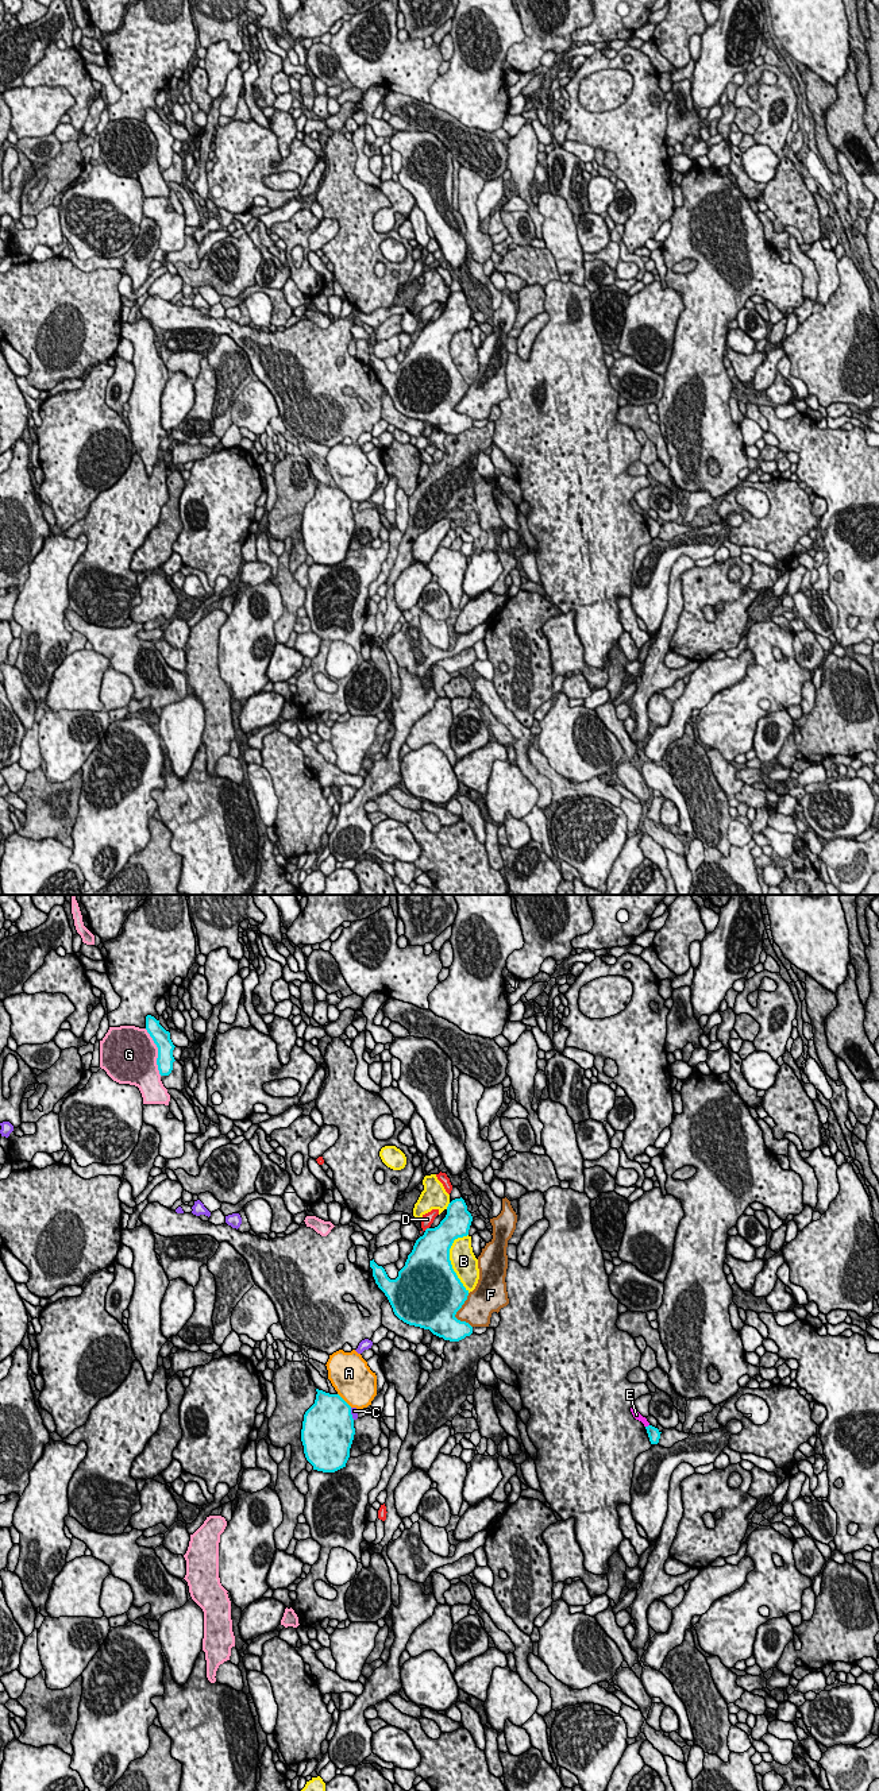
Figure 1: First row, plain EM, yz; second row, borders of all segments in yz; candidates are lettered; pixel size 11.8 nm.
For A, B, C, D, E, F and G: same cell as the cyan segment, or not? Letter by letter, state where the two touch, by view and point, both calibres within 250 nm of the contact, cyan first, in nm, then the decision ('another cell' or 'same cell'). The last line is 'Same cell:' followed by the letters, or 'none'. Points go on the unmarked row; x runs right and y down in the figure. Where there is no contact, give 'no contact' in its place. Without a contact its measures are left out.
A: yz (343, 493) | 500/480 nm | another cell
B: yz (448, 352) | 500/300 nm | another cell
C: yz (350, 506) | 550/90 nm | another cell
D: yz (427, 321) | 400/140 nm | another cell
E: yz (648, 518) | 140/90 nm | another cell
F: yz (455, 406) | 500/340 nm | another cell
G: yz (158, 145) | 200/460 nm | another cell
Same cell: none

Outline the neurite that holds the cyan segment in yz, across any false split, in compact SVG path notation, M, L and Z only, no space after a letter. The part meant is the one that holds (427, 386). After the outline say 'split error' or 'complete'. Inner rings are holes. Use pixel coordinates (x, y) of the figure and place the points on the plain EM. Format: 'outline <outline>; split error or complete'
outline M455 292L447 300L447 308L435 321L427 321L420 329L412 346L408 348L405 359L398 364L396 373L390 373L382 359L374 352L370 354L373 370L378 381L388 390L394 408L404 416L424 422L450 435L459 435L473 426L473 420L455 410L456 405L467 393L469 383L463 379L450 354L450 341L455 332L469 328L473 314L464 293Z; complete

